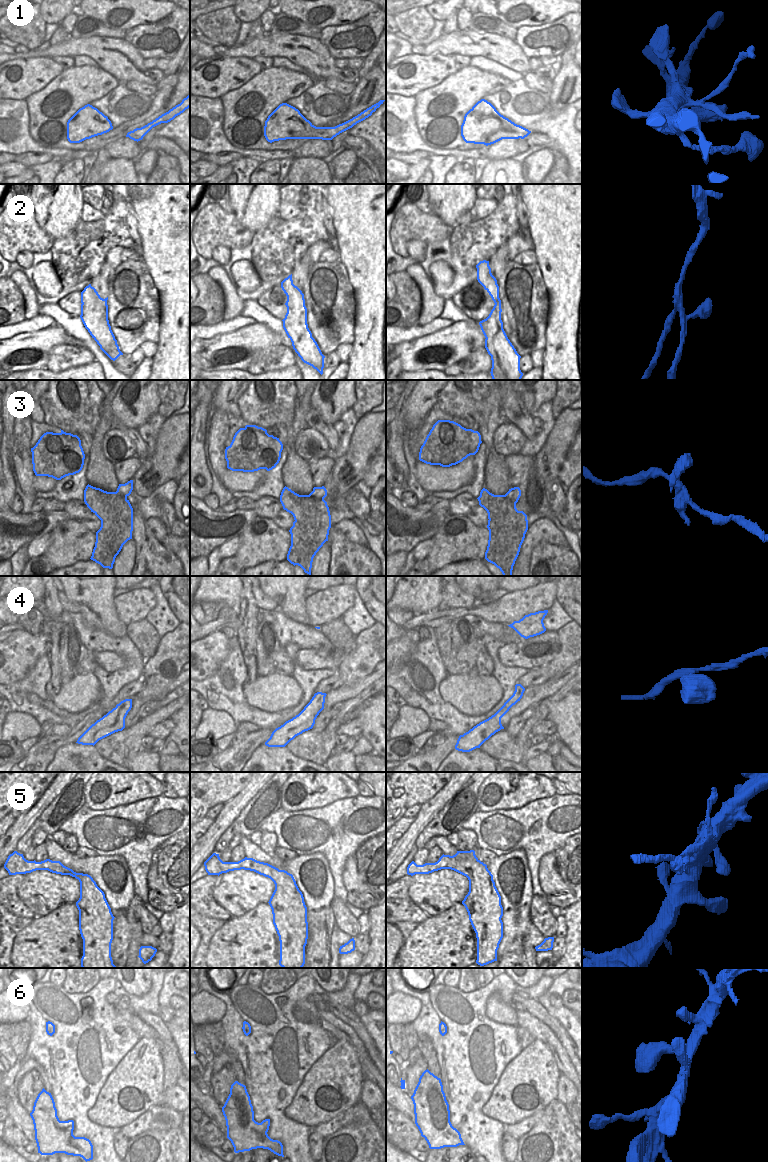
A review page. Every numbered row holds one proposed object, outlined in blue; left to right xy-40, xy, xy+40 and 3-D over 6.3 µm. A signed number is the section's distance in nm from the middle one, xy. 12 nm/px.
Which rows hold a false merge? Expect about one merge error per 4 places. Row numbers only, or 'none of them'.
1, 2, 3

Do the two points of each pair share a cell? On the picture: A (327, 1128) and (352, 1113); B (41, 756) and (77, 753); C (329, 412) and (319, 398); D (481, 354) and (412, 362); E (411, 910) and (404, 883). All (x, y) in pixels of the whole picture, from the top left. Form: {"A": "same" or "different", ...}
{"A": "same", "B": "different", "C": "same", "D": "different", "E": "same"}

